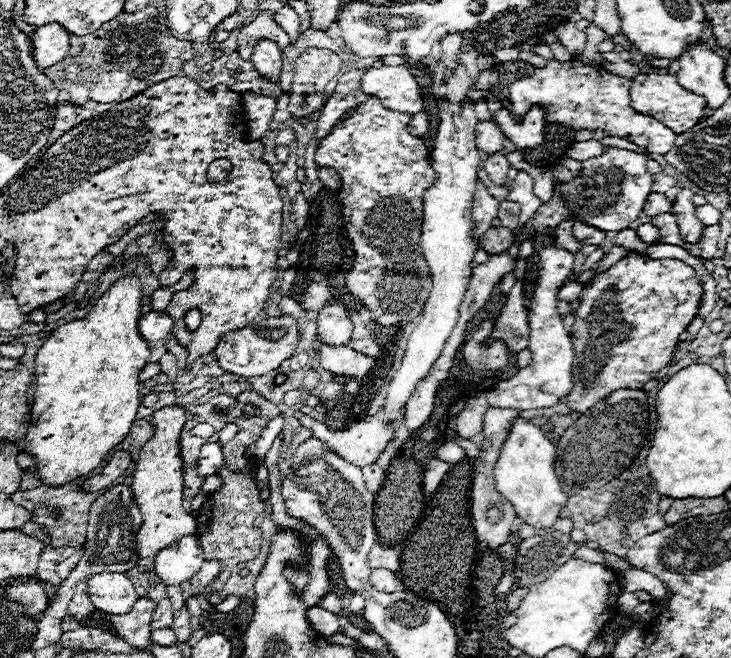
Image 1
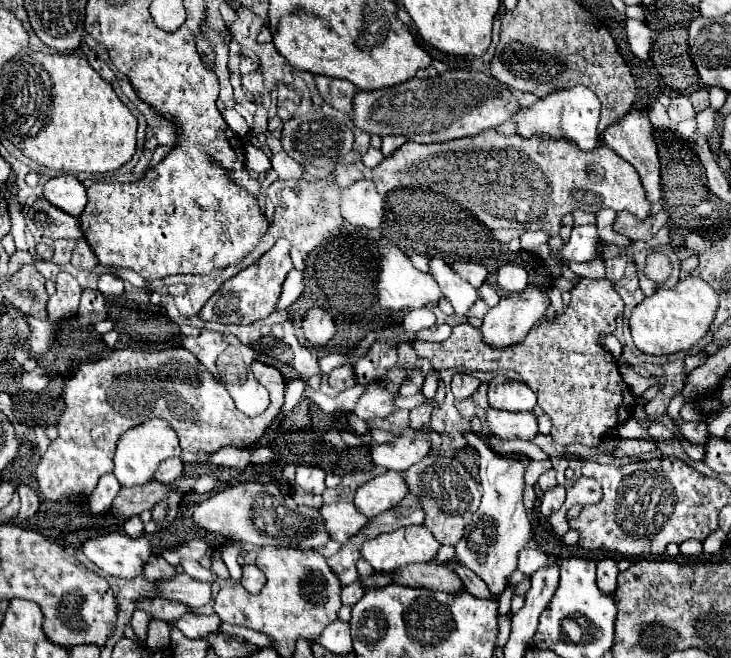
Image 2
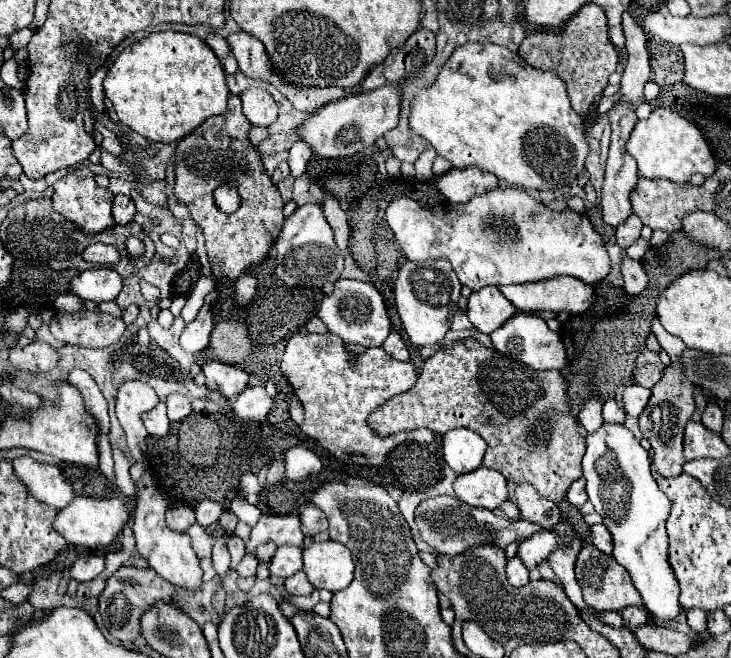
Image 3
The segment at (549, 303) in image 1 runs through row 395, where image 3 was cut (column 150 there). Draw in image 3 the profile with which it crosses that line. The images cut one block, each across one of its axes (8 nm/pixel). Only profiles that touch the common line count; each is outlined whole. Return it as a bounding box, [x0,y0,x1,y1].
[134,488,202,590]

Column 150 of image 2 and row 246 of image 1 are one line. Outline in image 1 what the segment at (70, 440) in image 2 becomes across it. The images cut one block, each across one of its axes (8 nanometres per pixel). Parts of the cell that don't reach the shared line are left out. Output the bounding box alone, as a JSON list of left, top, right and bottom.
[316,98,436,326]

